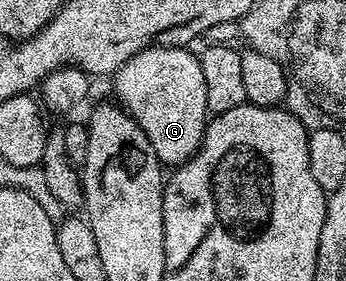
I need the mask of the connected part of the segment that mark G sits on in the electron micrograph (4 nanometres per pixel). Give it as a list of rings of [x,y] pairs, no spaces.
[[[149,46],[147,50],[141,50],[136,56],[132,56],[127,60],[122,67],[118,70],[116,77],[113,79],[114,90],[118,93],[117,101],[120,103],[123,110],[126,111],[130,117],[136,120],[136,124],[144,132],[144,136],[148,136],[148,140],[152,144],[152,148],[156,152],[156,156],[166,168],[177,168],[185,165],[187,161],[193,156],[194,153],[200,148],[202,137],[206,131],[206,124],[208,121],[208,111],[206,105],[208,104],[208,92],[204,92],[204,72],[202,71],[202,63],[199,55],[189,54],[189,49],[181,46]]]

